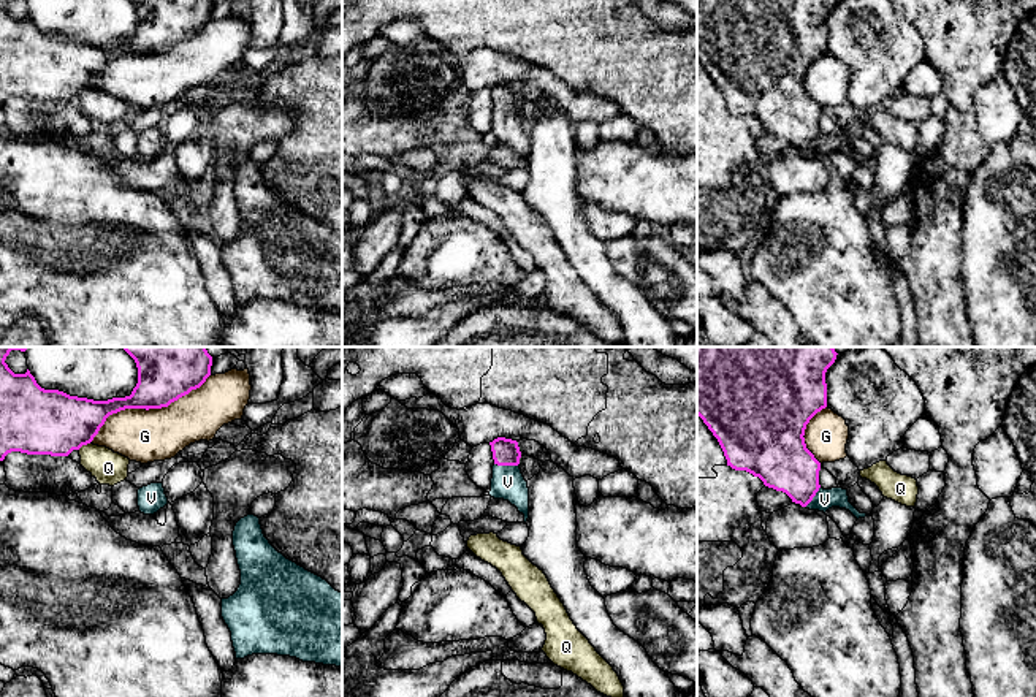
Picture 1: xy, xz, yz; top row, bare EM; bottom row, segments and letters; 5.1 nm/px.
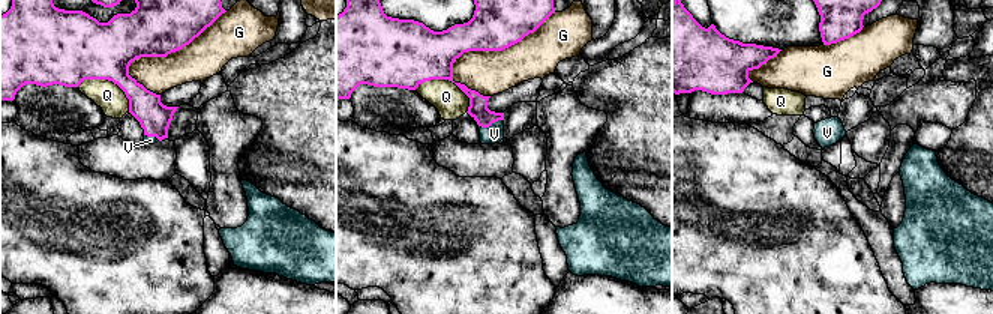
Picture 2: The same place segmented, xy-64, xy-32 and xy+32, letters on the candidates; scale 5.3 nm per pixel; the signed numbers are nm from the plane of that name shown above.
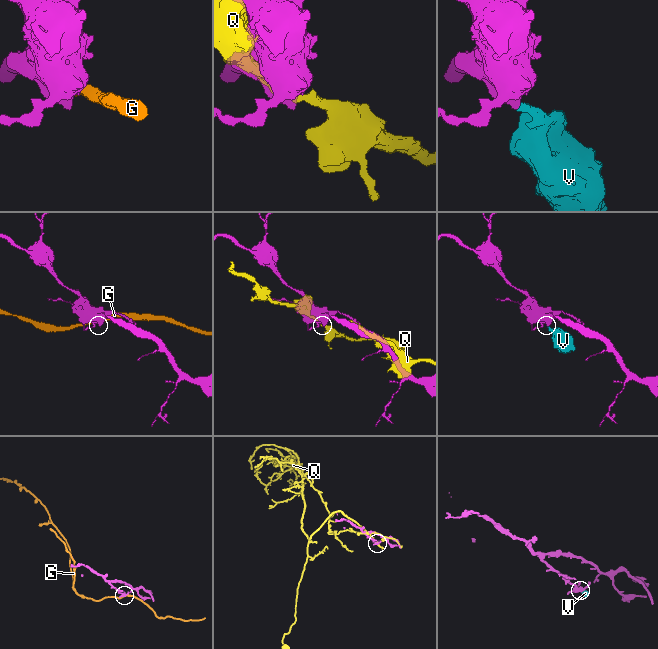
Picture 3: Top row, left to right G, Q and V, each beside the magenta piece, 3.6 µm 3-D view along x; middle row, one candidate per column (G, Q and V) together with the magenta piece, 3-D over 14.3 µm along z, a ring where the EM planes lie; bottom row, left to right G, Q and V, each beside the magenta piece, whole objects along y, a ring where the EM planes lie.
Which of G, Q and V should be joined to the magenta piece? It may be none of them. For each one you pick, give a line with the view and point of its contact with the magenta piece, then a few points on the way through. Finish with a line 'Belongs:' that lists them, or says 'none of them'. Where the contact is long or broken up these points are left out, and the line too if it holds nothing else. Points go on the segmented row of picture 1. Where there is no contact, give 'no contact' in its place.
V: contact xz (507, 464); way xz (506, 452), (507, 464), (507, 482)
Belongs: V

